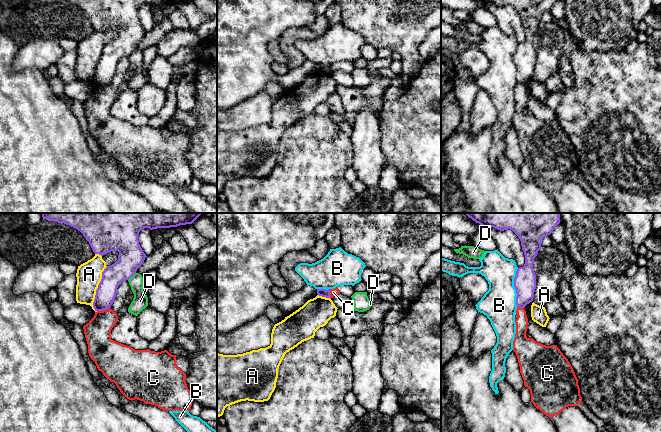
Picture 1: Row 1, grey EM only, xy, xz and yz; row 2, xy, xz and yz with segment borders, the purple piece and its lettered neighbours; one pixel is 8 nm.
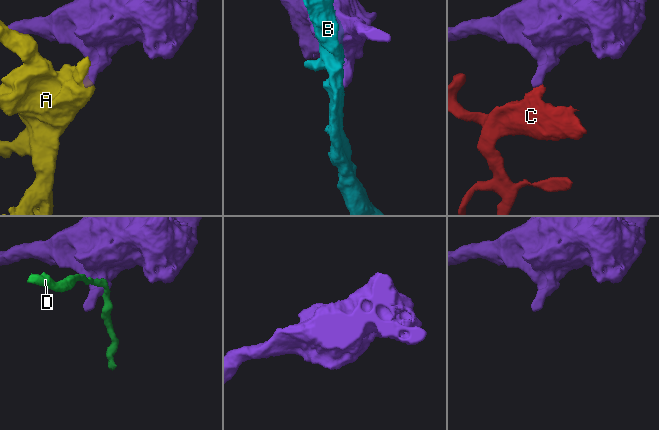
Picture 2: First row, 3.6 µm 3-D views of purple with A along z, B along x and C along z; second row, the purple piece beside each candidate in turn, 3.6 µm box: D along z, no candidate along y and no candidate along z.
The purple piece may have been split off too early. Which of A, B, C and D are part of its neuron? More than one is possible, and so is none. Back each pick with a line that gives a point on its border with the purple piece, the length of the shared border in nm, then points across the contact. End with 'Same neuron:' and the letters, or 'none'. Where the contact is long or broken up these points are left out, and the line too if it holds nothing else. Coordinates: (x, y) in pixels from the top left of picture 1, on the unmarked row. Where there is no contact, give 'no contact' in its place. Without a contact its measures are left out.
Same neuron: none

